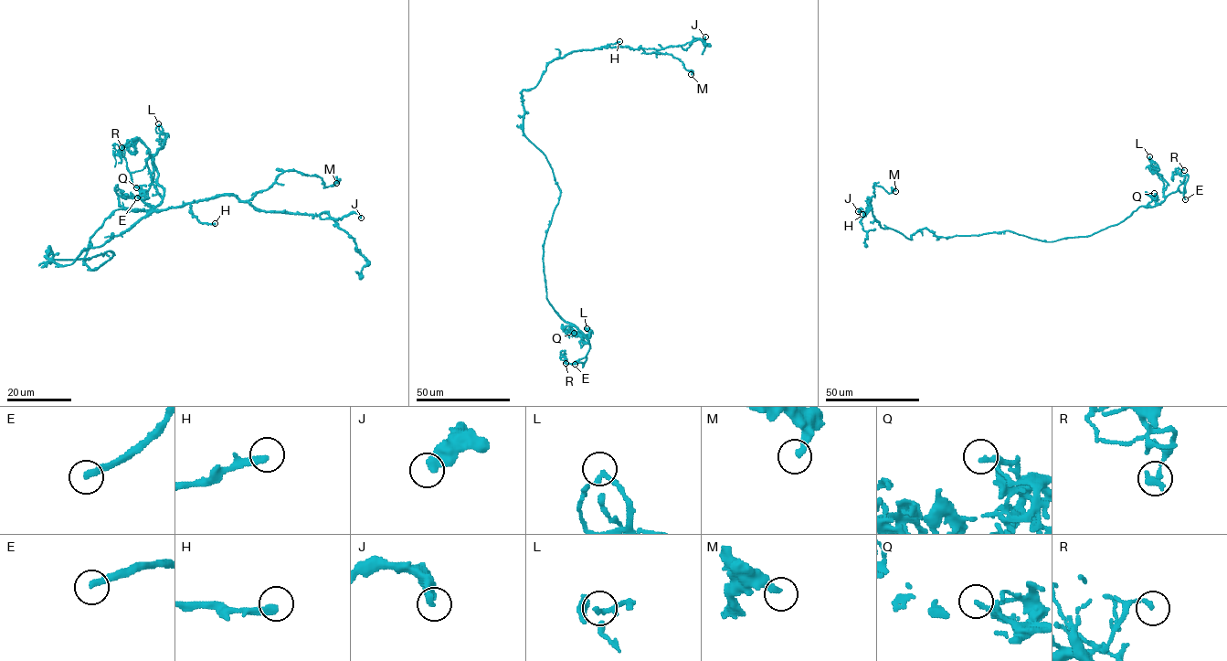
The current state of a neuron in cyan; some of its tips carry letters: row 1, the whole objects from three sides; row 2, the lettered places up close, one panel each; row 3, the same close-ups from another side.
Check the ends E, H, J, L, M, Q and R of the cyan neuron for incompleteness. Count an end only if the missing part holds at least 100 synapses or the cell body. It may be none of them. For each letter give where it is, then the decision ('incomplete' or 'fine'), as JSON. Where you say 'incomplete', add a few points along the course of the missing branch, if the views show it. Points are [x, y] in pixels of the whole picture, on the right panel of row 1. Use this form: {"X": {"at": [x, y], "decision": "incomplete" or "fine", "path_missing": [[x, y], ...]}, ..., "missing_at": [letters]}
{"E": {"at": [1185, 199], "decision": "incomplete", "path_missing": [[1185, 199], [1197, 199], [1205, 207], [1211, 207], [1210, 210]]}, "H": {"at": [862, 214], "decision": "fine"}, "J": {"at": [858, 211], "decision": "fine"}, "L": {"at": [1149, 156], "decision": "fine"}, "M": {"at": [895, 191], "decision": "fine"}, "Q": {"at": [1154, 193], "decision": "fine"}, "R": {"at": [1184, 170], "decision": "fine"}, "missing_at": ["E"]}

